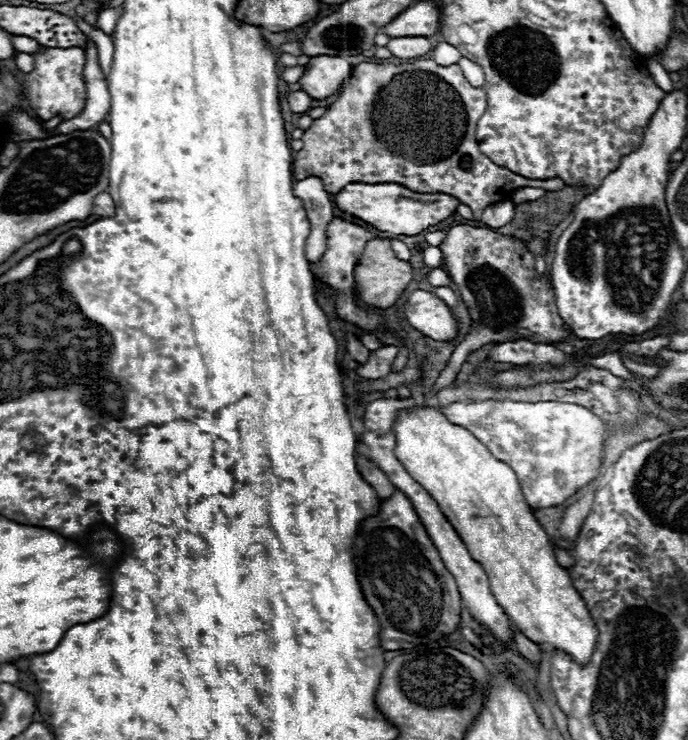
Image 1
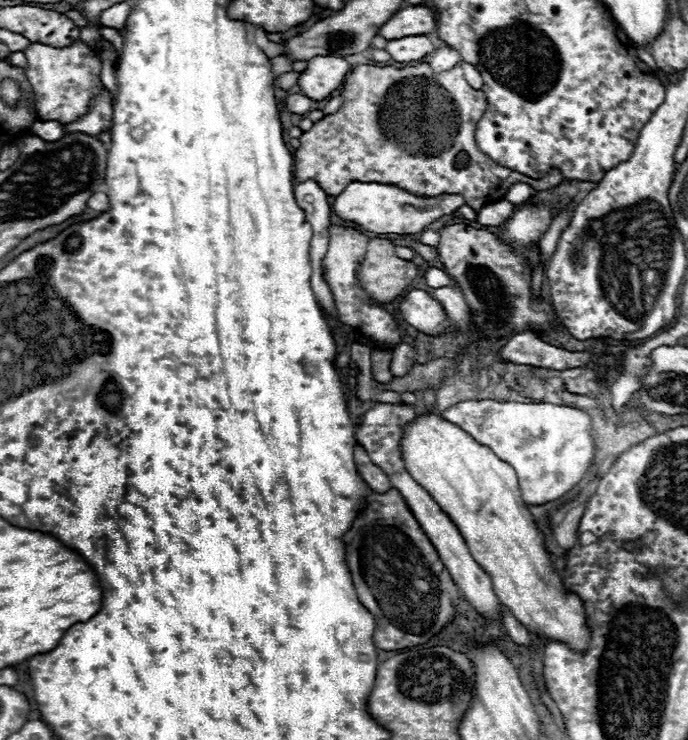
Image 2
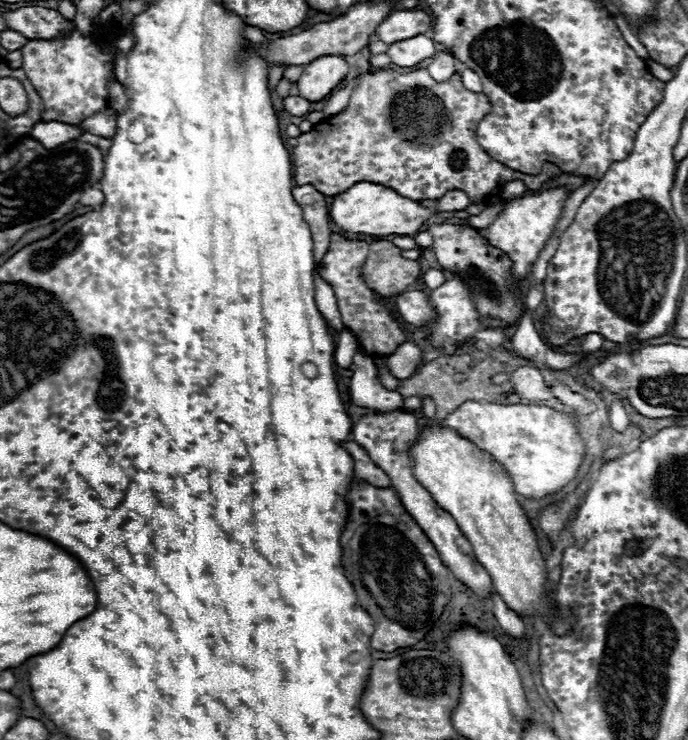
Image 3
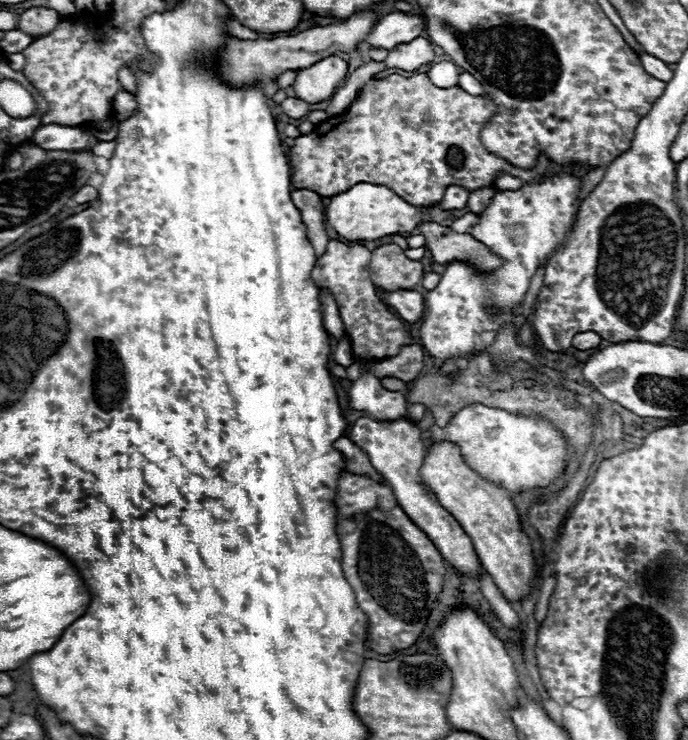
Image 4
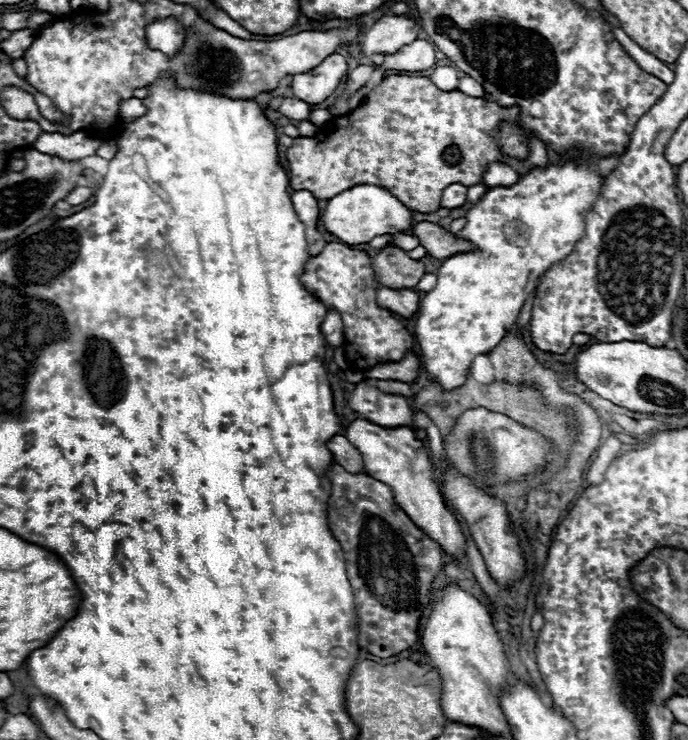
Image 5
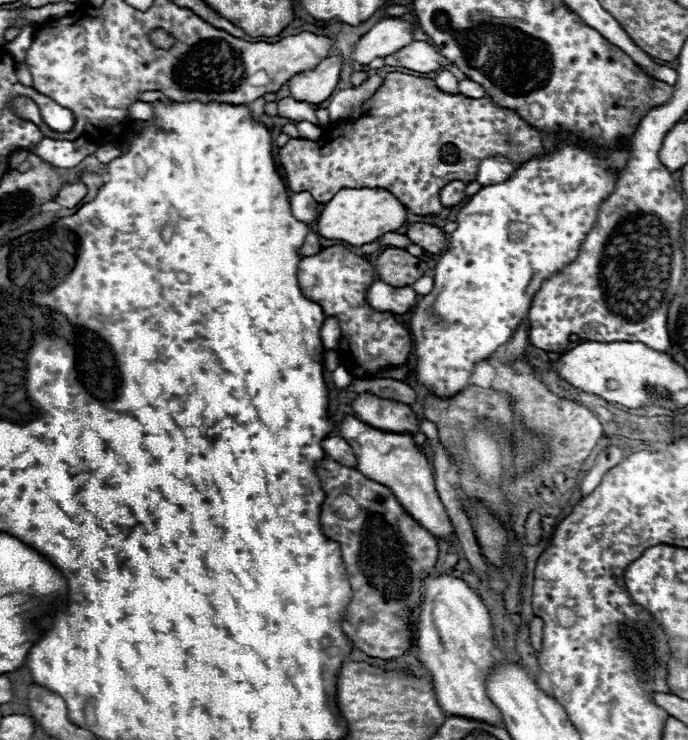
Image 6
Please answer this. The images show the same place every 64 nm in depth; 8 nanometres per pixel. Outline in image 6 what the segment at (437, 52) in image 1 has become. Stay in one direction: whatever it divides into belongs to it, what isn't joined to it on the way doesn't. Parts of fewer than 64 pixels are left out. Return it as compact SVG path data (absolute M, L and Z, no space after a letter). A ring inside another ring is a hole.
M442 70L438 72L438 76L434 78L436 86L442 90L442 92L448 92L448 94L458 94L458 80L456 76L450 72L450 70Z

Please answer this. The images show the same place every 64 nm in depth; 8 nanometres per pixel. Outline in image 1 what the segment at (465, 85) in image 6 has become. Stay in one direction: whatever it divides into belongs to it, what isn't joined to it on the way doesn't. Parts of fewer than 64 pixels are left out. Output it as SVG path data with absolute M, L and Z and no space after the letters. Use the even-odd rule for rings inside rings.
M462 58L458 64L460 64L466 80L468 80L474 88L482 88L482 86L484 86L484 70L482 70L476 62L472 62L472 60L468 60L468 58Z

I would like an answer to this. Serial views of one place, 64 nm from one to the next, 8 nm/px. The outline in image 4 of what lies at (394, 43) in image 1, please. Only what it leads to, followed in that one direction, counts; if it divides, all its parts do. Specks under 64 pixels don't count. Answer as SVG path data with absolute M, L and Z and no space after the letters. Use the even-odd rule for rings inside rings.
M414 38L412 42L398 44L394 50L388 52L386 56L386 66L402 68L408 72L418 70L422 64L428 64L434 60L434 46L428 38Z

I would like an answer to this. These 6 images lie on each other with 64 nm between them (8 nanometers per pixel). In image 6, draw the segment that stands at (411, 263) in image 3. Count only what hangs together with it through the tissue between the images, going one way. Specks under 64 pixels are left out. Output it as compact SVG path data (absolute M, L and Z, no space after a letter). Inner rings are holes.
M384 248L376 258L376 274L382 282L394 288L404 288L426 274L426 264L420 258L410 256L406 250Z

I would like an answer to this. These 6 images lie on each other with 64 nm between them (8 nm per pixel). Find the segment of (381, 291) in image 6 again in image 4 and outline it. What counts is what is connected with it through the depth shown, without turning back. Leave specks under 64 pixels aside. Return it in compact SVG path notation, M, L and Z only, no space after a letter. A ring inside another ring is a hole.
M398 290L398 292L384 292L384 302L392 306L402 320L418 322L424 316L424 296L416 290Z

